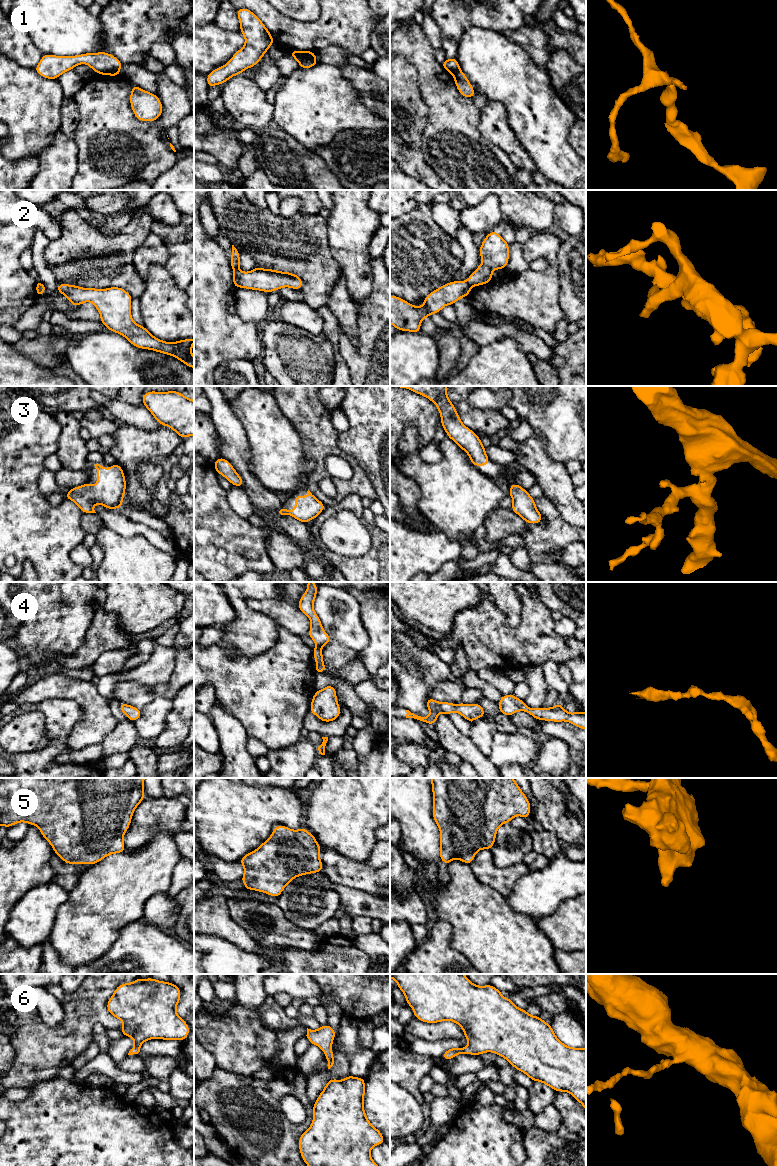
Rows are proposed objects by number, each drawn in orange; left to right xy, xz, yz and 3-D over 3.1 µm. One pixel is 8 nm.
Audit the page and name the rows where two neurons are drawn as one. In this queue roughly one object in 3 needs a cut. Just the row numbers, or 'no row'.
2

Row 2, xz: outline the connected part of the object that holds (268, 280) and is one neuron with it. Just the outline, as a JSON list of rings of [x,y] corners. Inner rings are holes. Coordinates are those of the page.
[[[256,266],[249,272],[233,269],[232,280],[235,288],[265,291],[271,293],[283,287],[299,290],[303,281],[294,273],[264,269]]]

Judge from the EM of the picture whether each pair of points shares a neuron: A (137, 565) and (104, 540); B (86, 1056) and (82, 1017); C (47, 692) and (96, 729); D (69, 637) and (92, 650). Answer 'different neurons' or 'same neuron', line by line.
A: same neuron
B: different neurons
C: same neuron
D: different neurons

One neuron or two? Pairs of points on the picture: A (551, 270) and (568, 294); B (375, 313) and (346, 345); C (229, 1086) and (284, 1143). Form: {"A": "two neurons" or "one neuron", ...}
{"A": "two neurons", "B": "one neuron", "C": "one neuron"}

